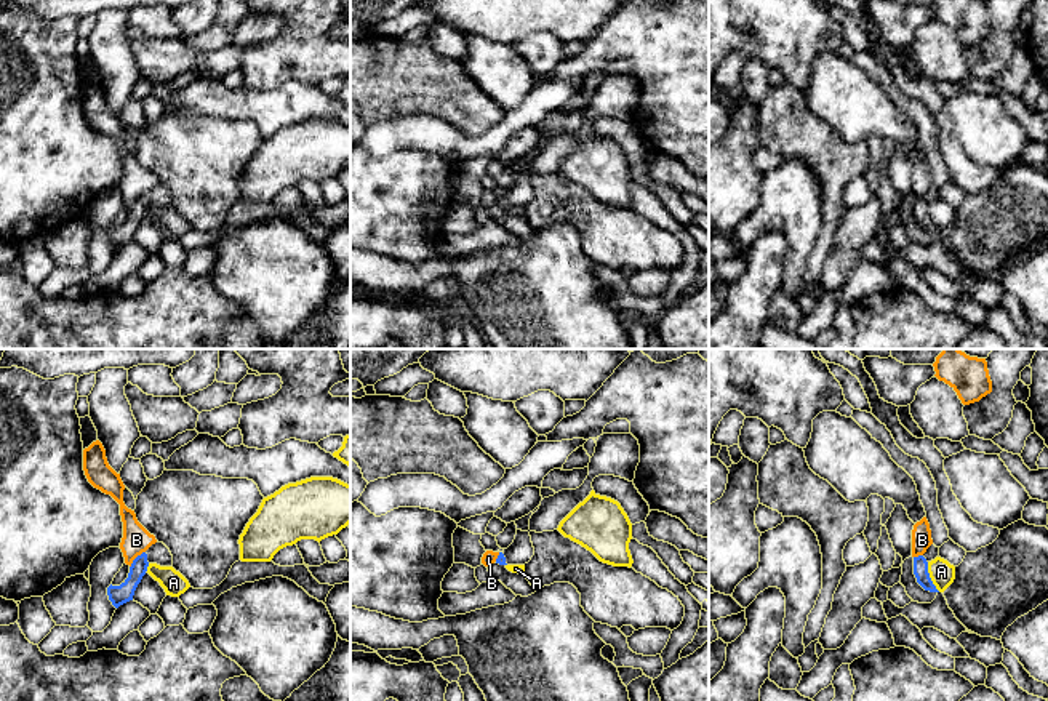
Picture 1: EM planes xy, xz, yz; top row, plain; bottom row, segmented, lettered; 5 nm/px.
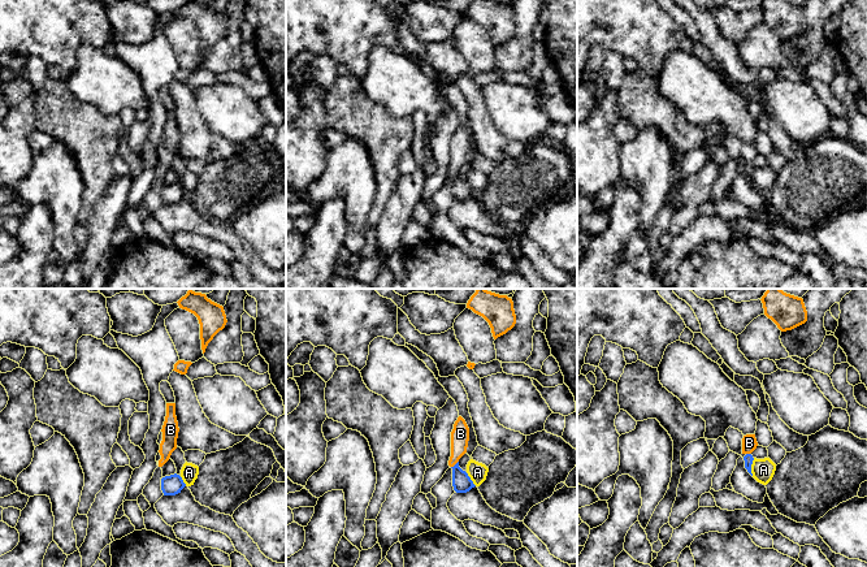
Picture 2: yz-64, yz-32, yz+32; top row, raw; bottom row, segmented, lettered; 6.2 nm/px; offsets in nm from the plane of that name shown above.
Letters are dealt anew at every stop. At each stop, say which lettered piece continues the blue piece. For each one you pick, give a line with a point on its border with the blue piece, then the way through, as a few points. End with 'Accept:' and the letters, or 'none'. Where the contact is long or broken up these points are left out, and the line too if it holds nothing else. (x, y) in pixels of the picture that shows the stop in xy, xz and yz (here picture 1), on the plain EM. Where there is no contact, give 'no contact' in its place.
Accept: none

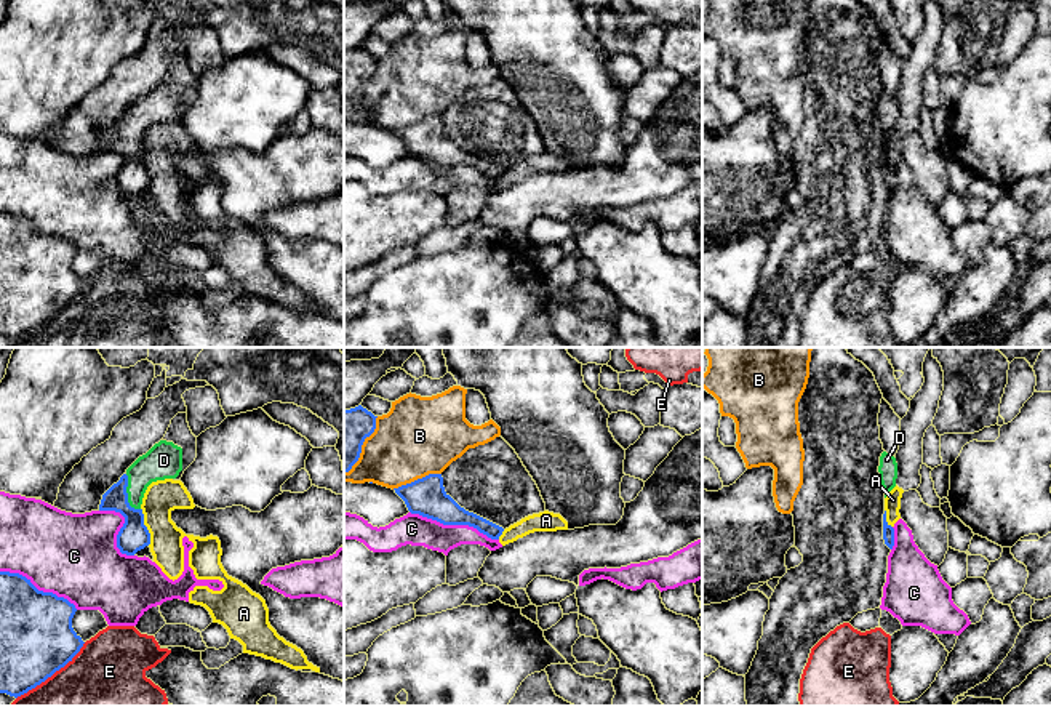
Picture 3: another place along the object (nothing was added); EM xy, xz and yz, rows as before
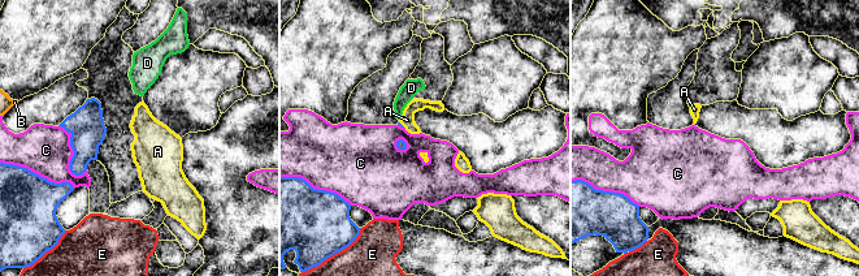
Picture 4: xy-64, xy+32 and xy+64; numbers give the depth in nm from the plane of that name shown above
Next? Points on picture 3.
D: meets blue in xy at (127, 136); runs through xy (133, 178), (133, 154), (127, 136), (162, 103)
Accept: D

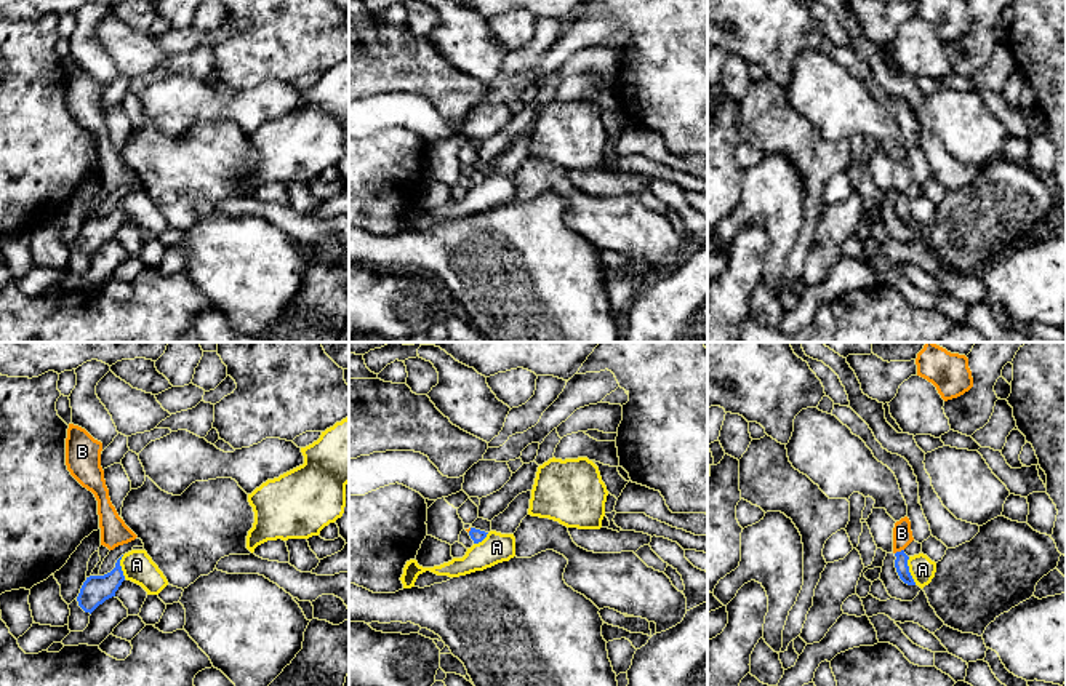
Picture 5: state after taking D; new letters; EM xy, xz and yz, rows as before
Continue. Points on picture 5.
Accept: none

